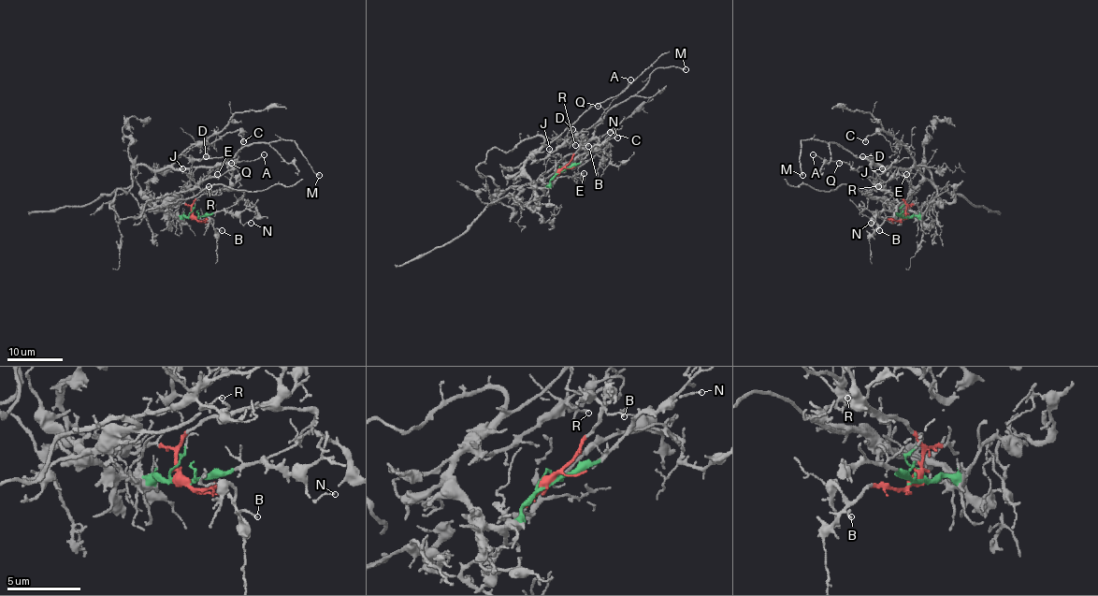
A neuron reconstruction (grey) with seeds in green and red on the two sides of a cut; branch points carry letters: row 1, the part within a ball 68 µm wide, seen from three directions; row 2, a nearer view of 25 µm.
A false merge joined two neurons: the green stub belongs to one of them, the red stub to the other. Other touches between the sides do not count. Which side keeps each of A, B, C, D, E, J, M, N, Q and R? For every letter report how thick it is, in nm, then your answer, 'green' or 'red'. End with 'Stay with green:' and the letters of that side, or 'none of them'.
A: calibre 90 nm; green
B: calibre 120 nm; red
C: calibre 160 nm; red
D: calibre 110 nm; red
E: calibre 130 nm; red
J: calibre 130 nm; red
M: calibre 200 nm; red
N: calibre 120 nm; green
Q: calibre 110 nm; green
R: calibre 90 nm; green
Stay with green: A, N, Q, R

